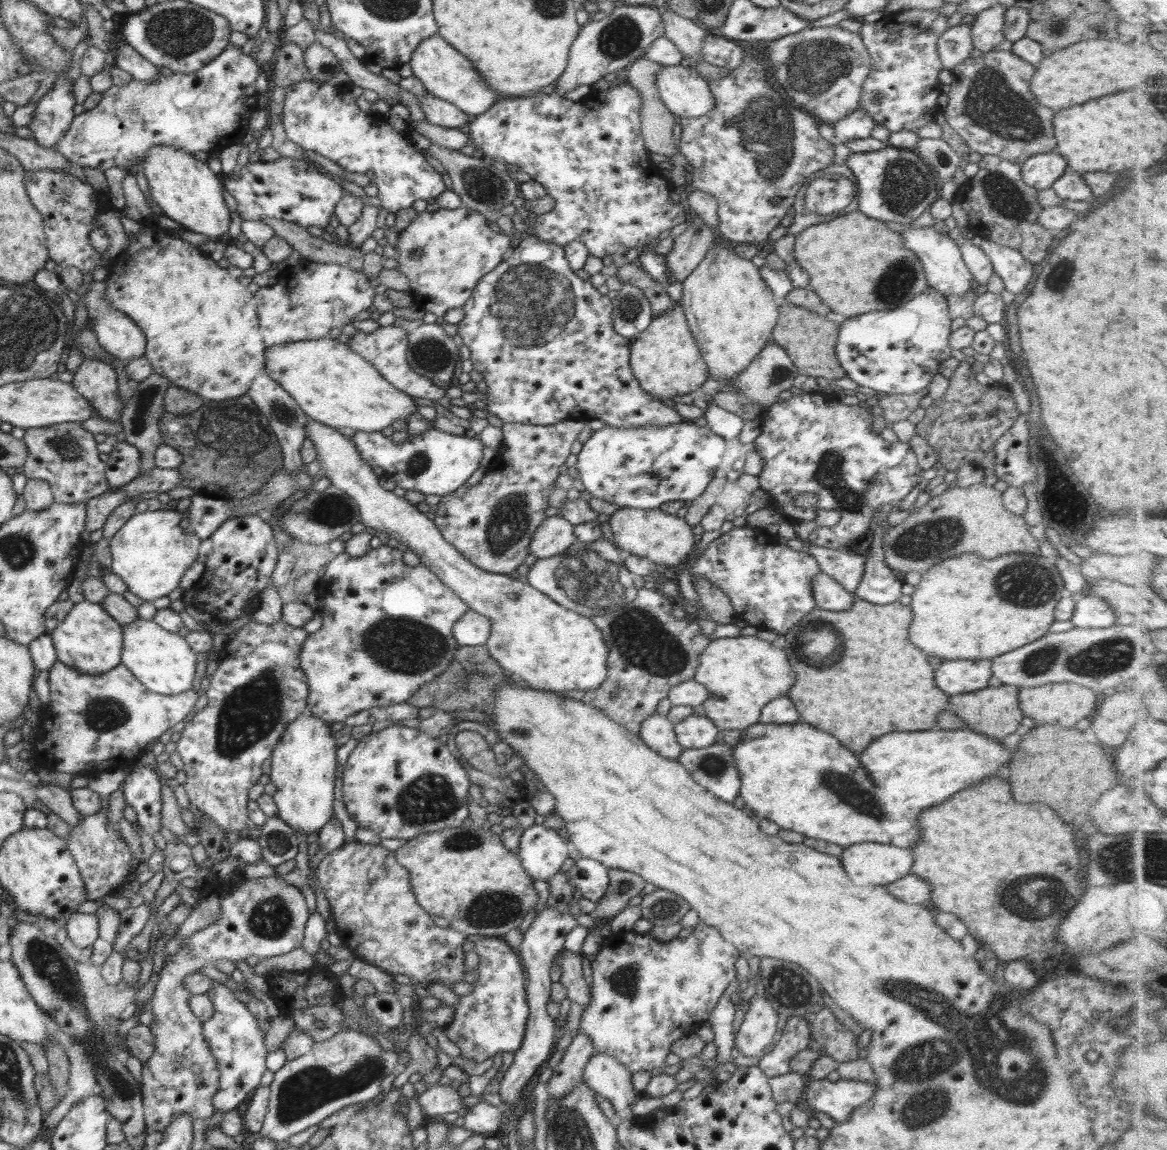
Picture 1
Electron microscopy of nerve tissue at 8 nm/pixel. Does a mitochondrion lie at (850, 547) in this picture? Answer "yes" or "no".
no

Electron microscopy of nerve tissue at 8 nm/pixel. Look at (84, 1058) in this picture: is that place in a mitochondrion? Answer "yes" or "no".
yes

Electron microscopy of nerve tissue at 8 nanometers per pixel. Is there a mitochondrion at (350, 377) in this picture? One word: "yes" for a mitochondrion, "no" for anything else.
no

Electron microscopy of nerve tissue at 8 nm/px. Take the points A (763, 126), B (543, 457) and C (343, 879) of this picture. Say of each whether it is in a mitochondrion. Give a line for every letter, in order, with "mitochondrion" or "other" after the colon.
A: mitochondrion
B: other
C: other

